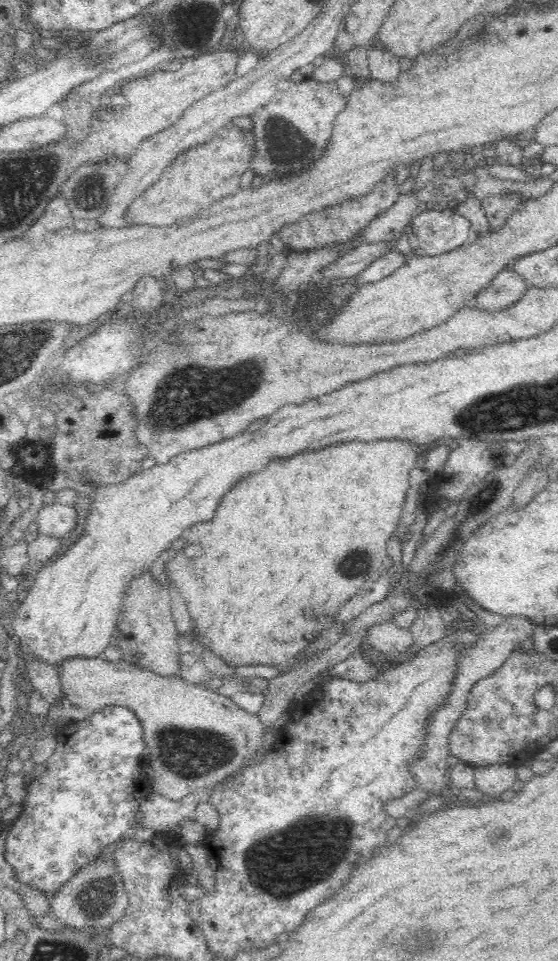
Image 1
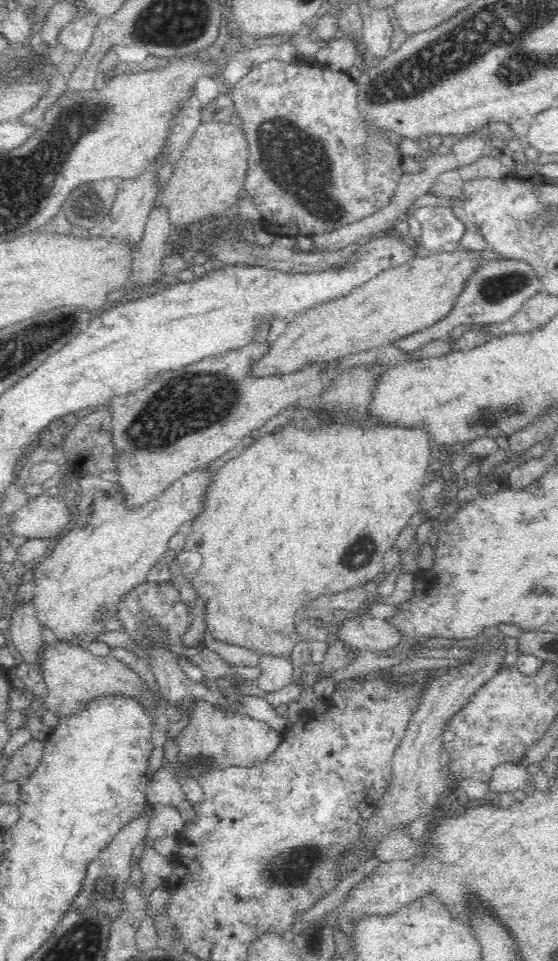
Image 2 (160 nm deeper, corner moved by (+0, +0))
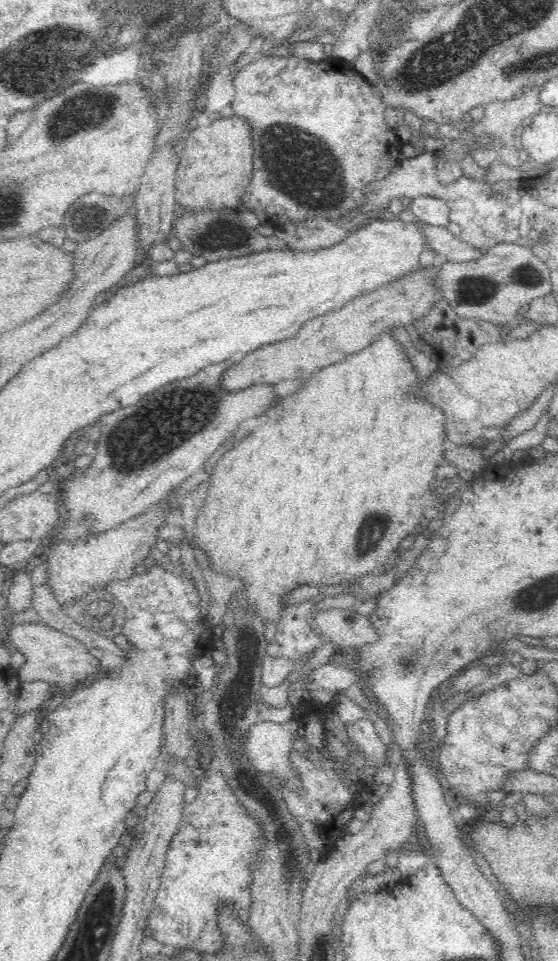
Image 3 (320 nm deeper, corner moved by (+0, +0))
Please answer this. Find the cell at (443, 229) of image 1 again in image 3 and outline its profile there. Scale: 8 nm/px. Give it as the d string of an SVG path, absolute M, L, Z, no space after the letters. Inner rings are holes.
M419 196L405 201L407 209L419 218L421 224L446 227L449 221L450 207L442 198Z

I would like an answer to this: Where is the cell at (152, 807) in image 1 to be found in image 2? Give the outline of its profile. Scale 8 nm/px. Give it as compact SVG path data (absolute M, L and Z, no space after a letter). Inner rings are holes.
M155 804L148 811L147 816L140 816L129 822L116 836L114 840L102 850L102 854L96 858L87 869L85 880L83 881L81 894L72 900L72 909L84 910L92 907L98 909L102 913L106 913L111 920L116 920L116 917L123 909L123 899L126 896L126 886L130 879L131 868L133 866L132 850L137 844L146 841L149 820L155 815Z

